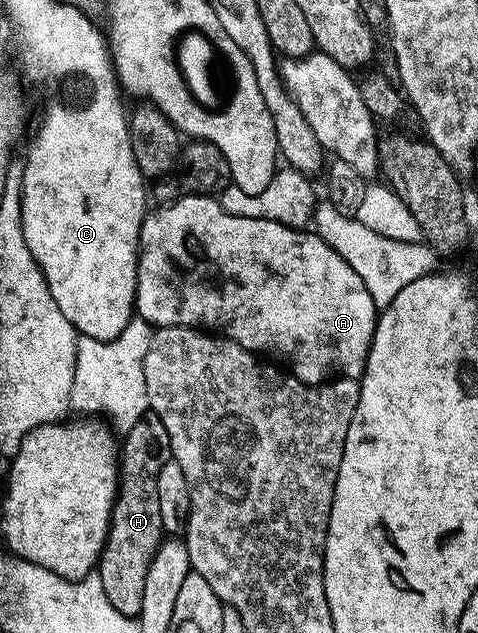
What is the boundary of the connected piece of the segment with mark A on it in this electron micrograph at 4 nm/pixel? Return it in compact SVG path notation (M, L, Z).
M188 194L176 202L163 204L155 209L152 209L143 219L139 233L135 314L142 321L149 323L152 328L162 325L193 326L207 332L218 332L222 337L241 344L241 348L282 364L298 382L304 382L307 386L322 386L323 383L336 378L362 379L377 321L373 296L369 296L369 288L365 288L365 280L361 280L361 276L357 276L357 272L349 268L347 261L320 234L307 228L287 227L285 224L275 223L269 219L245 219L243 216L231 216L214 197L201 194Z

